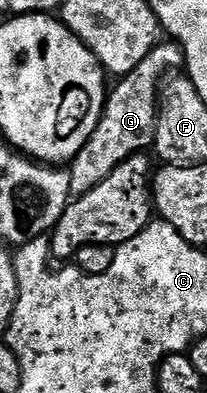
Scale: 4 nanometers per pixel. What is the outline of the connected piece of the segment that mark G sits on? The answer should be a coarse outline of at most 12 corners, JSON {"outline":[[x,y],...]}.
{"outline":[[171,39],[123,74],[70,162],[73,194],[153,148],[162,82],[183,69]]}

